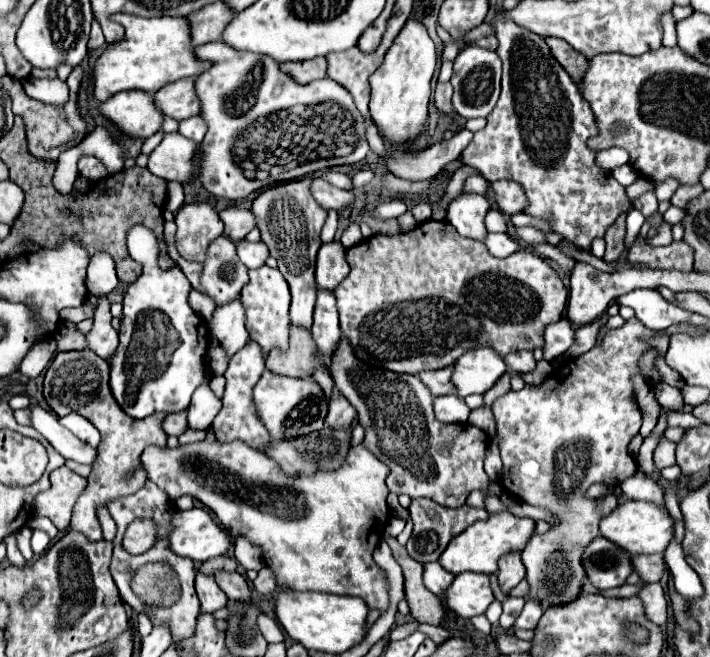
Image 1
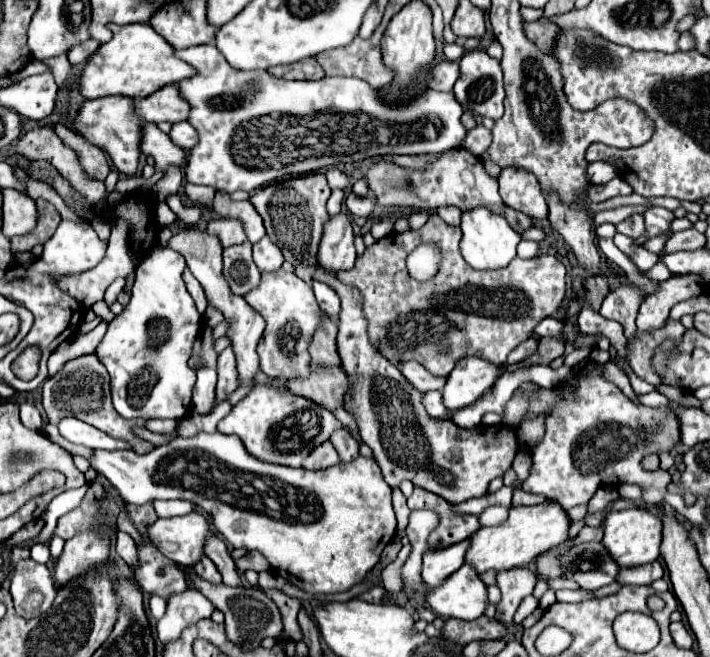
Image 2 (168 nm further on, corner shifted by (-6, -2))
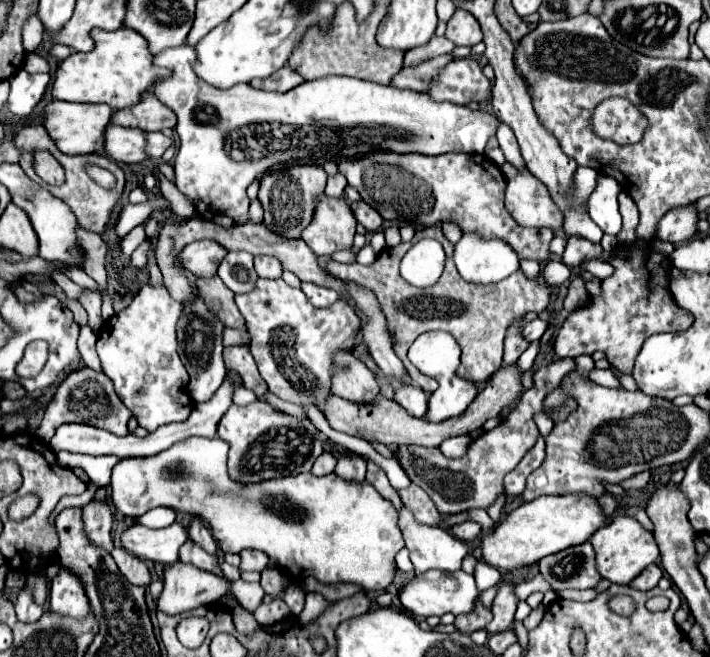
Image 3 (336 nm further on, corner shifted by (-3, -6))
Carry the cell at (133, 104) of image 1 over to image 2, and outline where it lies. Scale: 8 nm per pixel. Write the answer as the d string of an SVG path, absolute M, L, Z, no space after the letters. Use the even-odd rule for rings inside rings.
M106 96L106 98L86 100L76 118L76 130L92 144L104 148L110 154L114 166L118 166L118 170L126 176L136 174L136 166L140 158L142 126L144 124L134 110L134 100L126 96Z

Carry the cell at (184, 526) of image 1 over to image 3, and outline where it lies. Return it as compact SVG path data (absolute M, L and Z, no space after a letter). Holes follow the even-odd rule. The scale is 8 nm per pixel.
M173 522L171 526L159 530L133 524L121 534L121 546L127 552L143 560L153 560L163 564L179 560L177 552L185 540L187 540L187 530L179 522Z

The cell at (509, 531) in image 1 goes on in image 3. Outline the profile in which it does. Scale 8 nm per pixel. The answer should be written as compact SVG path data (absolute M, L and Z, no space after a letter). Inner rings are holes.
M563 494L563 496L541 496L533 502L525 502L515 508L505 520L501 520L493 532L481 540L483 560L501 572L523 568L539 562L541 558L561 552L563 548L583 544L595 530L605 526L609 520L603 514L595 496L587 494Z

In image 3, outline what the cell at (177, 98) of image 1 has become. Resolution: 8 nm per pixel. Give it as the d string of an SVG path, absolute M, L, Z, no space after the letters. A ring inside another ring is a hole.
M145 90L135 106L127 106L115 112L111 116L111 122L125 128L139 128L139 130L143 128L145 132L153 132L153 130L173 128L177 118L165 104L161 104L155 98L151 90Z

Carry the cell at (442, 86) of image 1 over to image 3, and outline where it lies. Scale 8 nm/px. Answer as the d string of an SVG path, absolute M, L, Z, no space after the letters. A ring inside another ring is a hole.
M449 53L439 56L439 58L433 58L433 60L427 60L419 66L403 68L394 76L390 85L401 90L427 92L431 88L431 80L433 80L433 76L437 76L439 68L453 59L454 56Z

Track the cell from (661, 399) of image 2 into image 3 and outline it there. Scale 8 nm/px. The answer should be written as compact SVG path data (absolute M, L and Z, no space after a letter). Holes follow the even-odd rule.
M593 370L589 376L591 376L591 380L593 380L593 382L603 384L603 386L617 386L617 388L621 386L621 384L619 384L619 380L613 376L613 372L611 372L611 370Z

